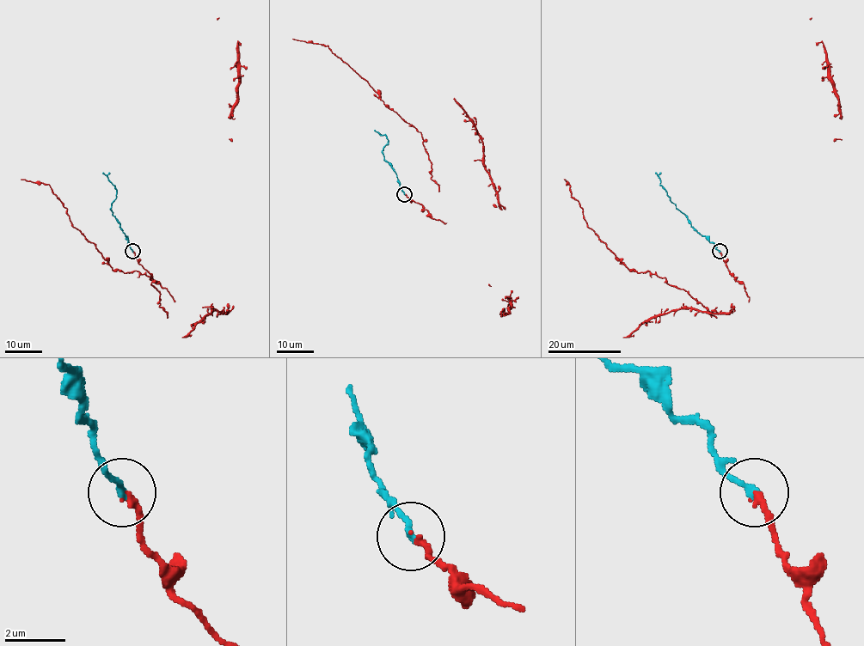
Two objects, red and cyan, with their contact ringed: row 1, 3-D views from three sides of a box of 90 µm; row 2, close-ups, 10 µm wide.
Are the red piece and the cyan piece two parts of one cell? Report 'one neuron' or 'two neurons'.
one neuron

